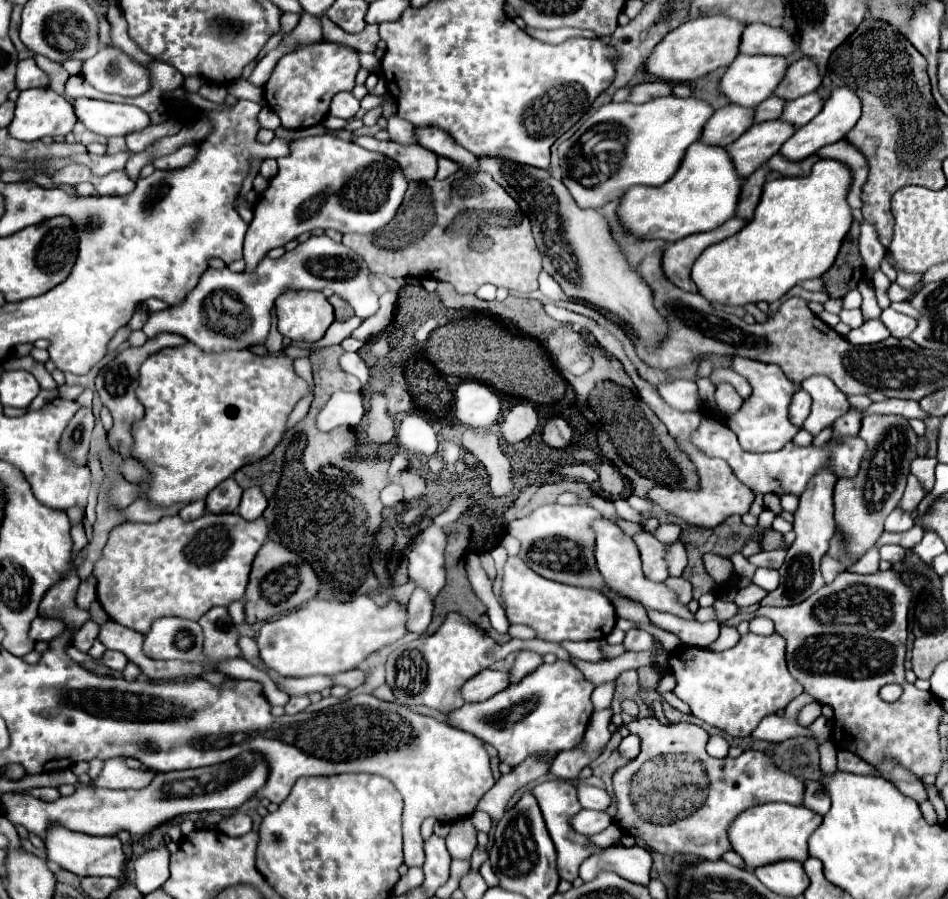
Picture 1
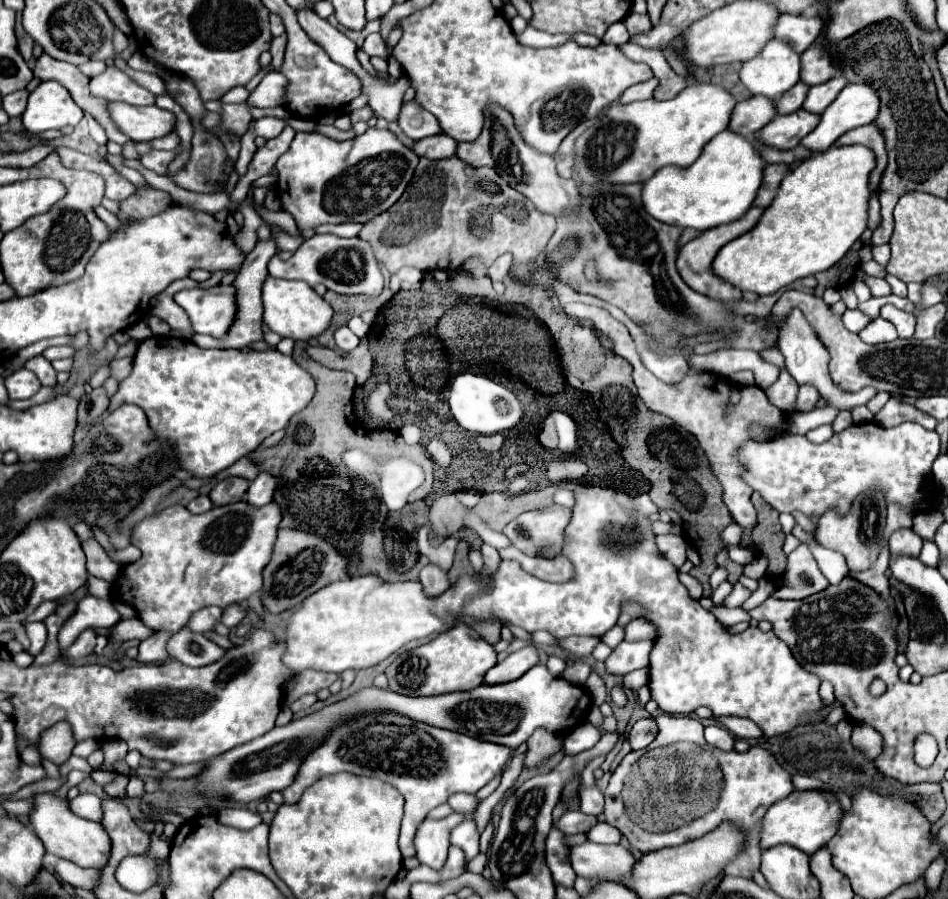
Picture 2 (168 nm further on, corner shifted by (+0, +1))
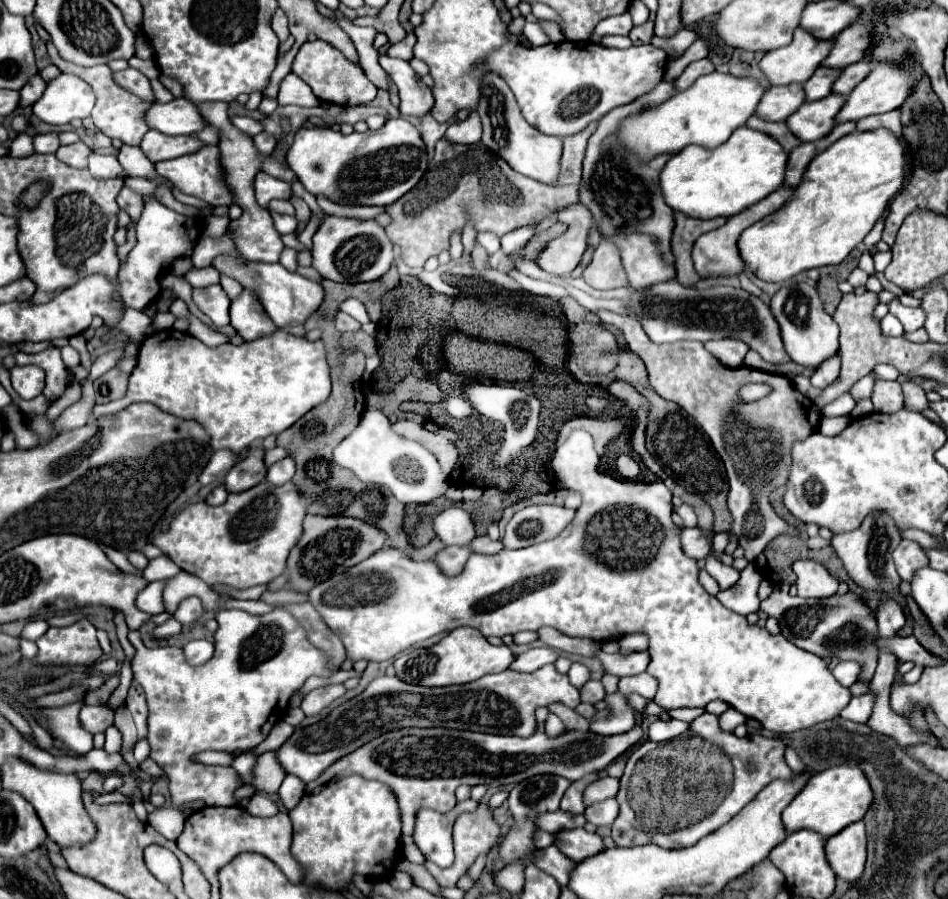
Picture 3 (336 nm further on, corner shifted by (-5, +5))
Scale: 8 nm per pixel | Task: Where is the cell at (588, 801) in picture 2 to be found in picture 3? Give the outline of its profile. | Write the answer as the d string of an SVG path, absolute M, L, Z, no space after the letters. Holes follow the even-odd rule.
M607 799L601 803L595 803L585 809L585 819L597 827L609 827L617 819L619 805L615 799Z

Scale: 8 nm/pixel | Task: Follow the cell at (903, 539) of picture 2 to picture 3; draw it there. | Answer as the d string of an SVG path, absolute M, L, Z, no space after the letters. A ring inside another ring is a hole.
M901 541L899 547L893 553L893 561L897 567L897 573L901 575L903 581L911 581L913 573L917 573L917 569L927 565L927 557L923 553L923 549L913 543L913 541Z

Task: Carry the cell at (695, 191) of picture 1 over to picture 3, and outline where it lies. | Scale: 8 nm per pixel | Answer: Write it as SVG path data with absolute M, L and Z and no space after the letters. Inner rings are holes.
M739 127L717 149L689 145L681 153L675 153L661 171L661 191L671 209L689 217L731 217L783 185L787 159L789 153L767 133Z

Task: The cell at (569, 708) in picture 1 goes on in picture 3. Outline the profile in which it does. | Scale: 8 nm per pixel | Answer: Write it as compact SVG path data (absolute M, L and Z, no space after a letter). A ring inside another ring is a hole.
M545 665L533 673L517 673L513 669L505 669L501 673L481 677L481 681L453 687L409 685L399 677L383 675L373 679L361 695L331 711L323 721L297 729L277 753L287 773L293 773L309 783L317 779L329 765L333 765L333 761L339 761L341 757L353 753L353 749L359 749L373 737L403 727L471 729L493 735L529 737L537 727L535 709L539 705L547 707L555 701L561 701L571 709L581 703L579 689L573 687L569 683L569 677L559 673L555 665Z

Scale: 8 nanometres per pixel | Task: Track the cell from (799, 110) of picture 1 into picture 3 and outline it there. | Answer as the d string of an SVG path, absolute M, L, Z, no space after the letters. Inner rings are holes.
M859 61L849 65L847 69L843 69L841 77L835 81L833 85L833 93L841 93L841 95L849 95L871 71L871 63L869 61Z

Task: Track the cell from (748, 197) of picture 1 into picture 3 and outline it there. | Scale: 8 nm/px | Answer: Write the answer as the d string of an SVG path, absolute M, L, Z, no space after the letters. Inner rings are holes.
M801 143L799 147L795 147L789 155L789 161L787 161L787 171L785 171L785 185L787 187L797 187L809 161L815 157L817 153L817 147L815 143Z

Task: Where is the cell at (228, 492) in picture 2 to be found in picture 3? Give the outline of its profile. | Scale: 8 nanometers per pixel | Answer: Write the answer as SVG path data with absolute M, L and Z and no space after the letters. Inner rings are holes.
M251 447L247 457L239 461L225 477L225 487L229 493L239 493L245 489L255 487L261 483L267 475L267 465L265 465L265 451L263 447Z

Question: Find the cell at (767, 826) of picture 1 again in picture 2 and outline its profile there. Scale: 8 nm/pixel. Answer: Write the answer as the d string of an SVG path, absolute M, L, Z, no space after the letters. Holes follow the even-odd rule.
M794 791L790 797L772 803L760 819L760 849L788 843L812 855L834 835L838 825L836 821L840 821L838 797L832 797L822 791Z

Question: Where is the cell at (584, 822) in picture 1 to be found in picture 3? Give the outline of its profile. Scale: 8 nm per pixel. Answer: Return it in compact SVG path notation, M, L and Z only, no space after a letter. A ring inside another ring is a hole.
M553 811L553 813L543 813L537 815L535 819L537 829L549 831L549 833L557 833L563 829L575 829L575 827L583 827L585 825L585 817L583 815L573 815L573 813L565 813L565 811Z

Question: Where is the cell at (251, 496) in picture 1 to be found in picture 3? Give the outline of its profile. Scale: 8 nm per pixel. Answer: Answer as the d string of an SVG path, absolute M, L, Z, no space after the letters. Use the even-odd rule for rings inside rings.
M285 457L269 467L267 481L271 481L273 485L283 485L283 483L291 481L293 475L295 475L295 461L291 457Z

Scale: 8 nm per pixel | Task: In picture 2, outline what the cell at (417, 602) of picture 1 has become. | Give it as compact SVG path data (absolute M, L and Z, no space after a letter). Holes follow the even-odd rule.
M426 565L420 571L420 583L424 585L424 593L428 597L438 597L438 595L442 595L450 587L446 571L438 569L436 565Z

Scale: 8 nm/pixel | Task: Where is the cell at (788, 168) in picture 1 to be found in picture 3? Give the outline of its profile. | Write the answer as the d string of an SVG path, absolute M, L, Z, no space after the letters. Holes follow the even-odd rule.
M751 115L749 121L747 121L747 127L751 129L757 129L757 131L763 131L771 137L775 137L787 151L791 151L793 147L797 147L801 141L787 129L787 123L773 123L773 121L765 121L757 115Z

